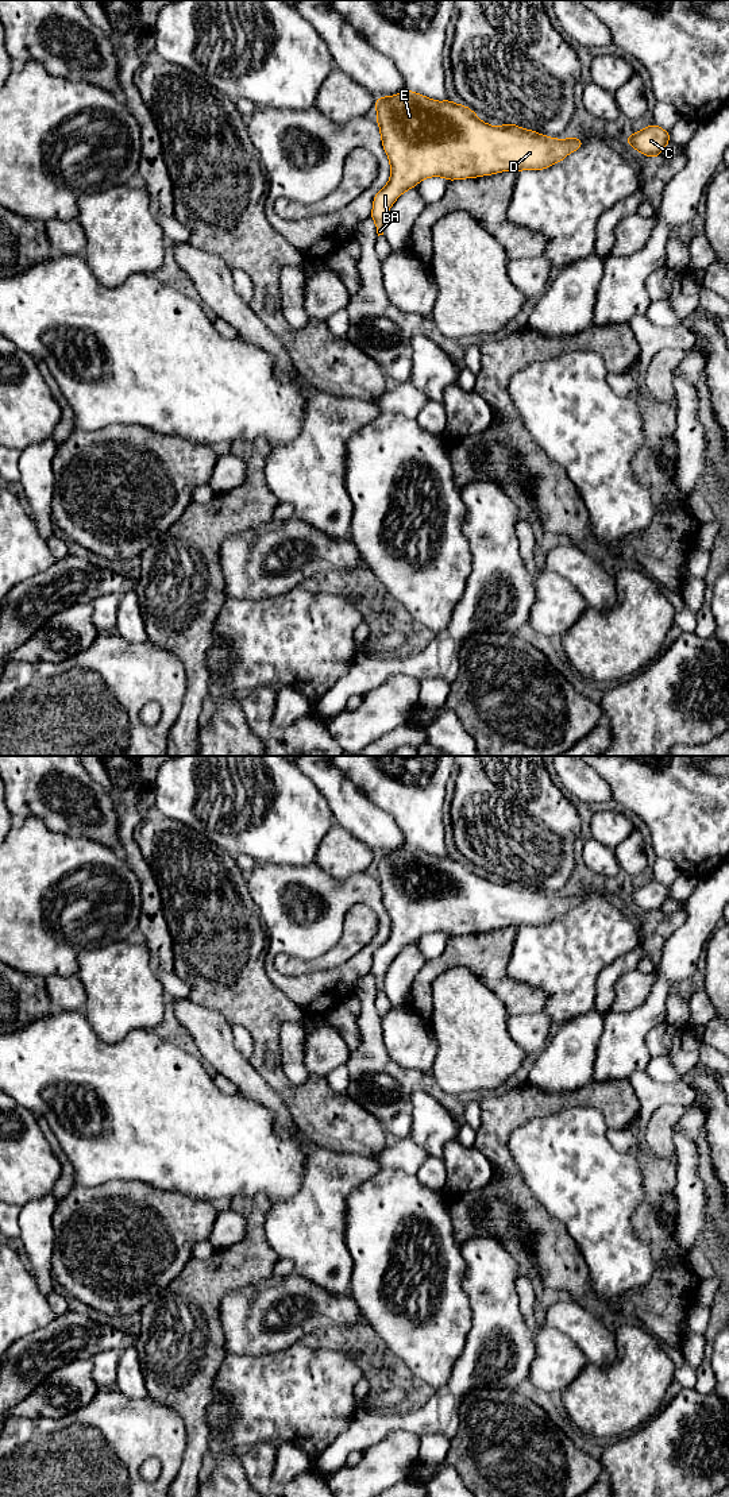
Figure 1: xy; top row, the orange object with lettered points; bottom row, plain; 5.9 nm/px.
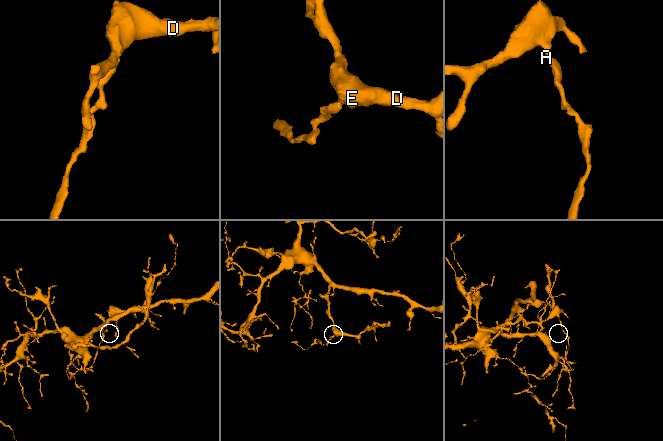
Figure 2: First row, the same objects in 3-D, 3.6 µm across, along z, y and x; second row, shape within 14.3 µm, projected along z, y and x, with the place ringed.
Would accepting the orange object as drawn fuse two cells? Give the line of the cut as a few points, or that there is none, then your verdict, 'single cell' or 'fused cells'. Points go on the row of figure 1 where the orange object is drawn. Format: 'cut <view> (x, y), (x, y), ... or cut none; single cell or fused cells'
cut none; single cell

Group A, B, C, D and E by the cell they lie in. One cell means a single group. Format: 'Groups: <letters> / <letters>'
Groups: A B C D E

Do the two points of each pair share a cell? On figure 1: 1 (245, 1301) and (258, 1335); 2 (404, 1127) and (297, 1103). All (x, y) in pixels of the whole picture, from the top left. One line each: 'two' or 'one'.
1: one
2: two

